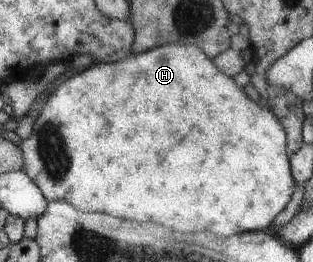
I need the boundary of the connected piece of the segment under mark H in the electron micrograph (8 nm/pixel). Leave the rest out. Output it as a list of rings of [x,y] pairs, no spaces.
[[[166,43],[152,47],[143,53],[129,54],[114,62],[95,62],[80,73],[61,82],[47,96],[39,115],[31,126],[27,138],[17,142],[23,157],[22,170],[41,190],[47,202],[65,201],[81,213],[104,213],[111,217],[123,217],[133,221],[151,221],[175,231],[207,231],[219,237],[227,237],[245,231],[262,230],[272,225],[277,215],[289,201],[295,188],[289,169],[289,152],[285,149],[285,130],[275,114],[247,97],[242,87],[223,75],[209,57],[195,45]]]

